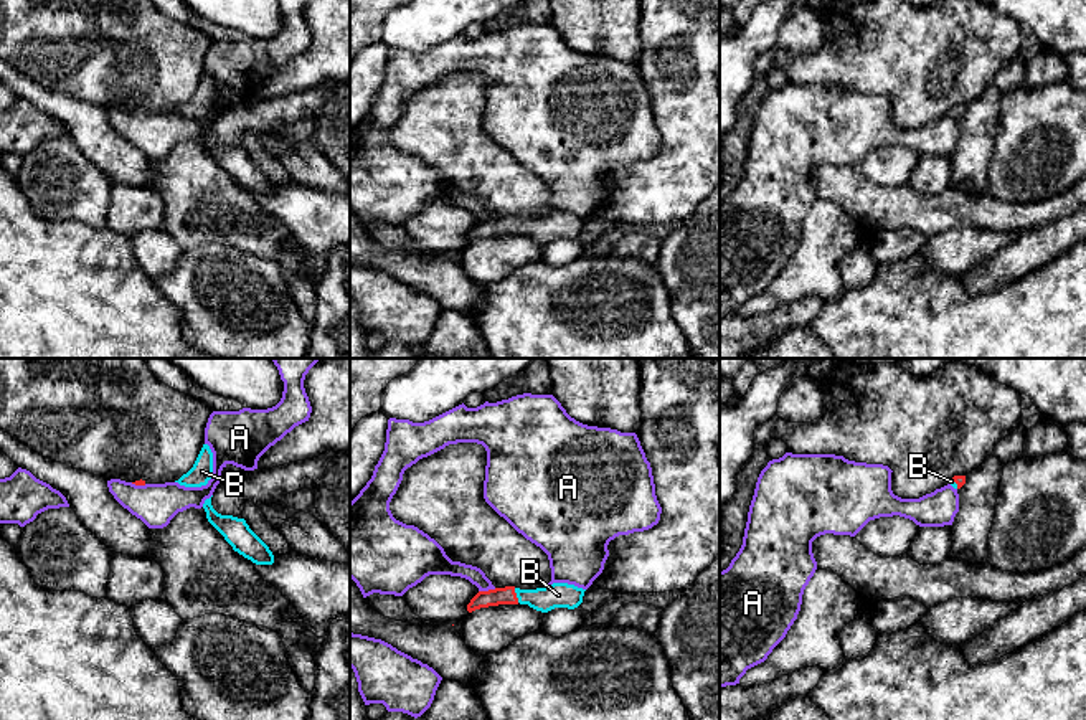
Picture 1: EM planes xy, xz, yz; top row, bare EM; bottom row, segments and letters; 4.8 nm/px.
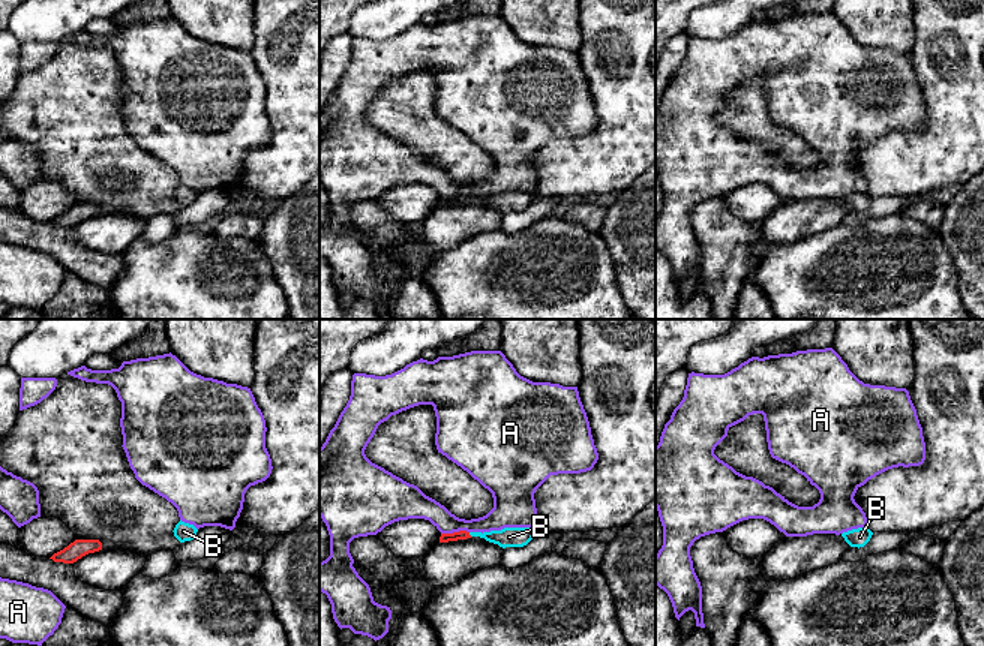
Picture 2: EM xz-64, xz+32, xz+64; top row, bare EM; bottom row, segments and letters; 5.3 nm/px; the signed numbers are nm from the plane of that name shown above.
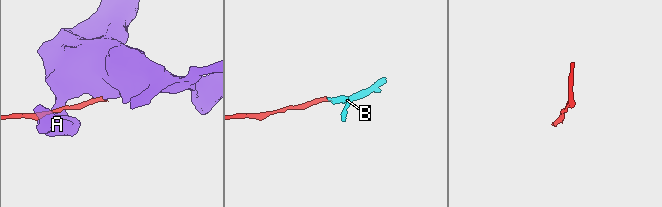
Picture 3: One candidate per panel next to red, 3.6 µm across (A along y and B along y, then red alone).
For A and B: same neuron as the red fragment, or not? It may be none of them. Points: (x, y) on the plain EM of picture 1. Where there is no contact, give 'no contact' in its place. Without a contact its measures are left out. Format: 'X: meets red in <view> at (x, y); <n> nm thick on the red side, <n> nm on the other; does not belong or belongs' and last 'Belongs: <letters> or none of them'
A: meets red in xz at (489, 220); 90 nm thick on the red side, 90 nm on the other; does not belong
B: meets red in xz at (515, 225); 90 nm thick on the red side, 130 nm on the other; belongs
Belongs: B

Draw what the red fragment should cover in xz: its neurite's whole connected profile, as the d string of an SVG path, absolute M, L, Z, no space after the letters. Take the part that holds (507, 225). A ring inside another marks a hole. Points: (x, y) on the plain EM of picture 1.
M553 213L536 220L520 220L515 216L495 218L479 221L467 234L467 241L472 243L480 238L518 233L528 234L541 243L548 243L555 238L574 239L583 233L584 221L586 220L568 213Z

